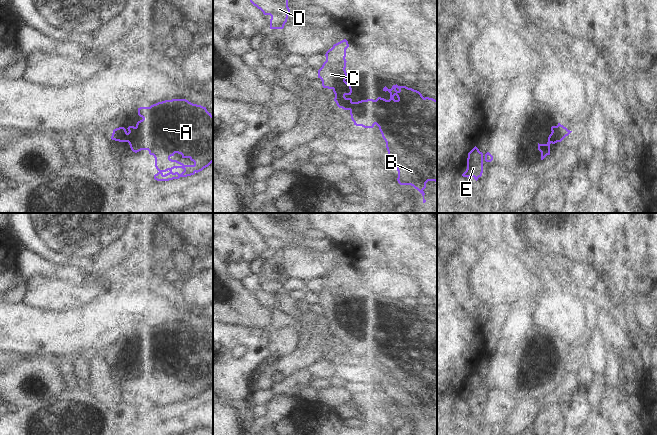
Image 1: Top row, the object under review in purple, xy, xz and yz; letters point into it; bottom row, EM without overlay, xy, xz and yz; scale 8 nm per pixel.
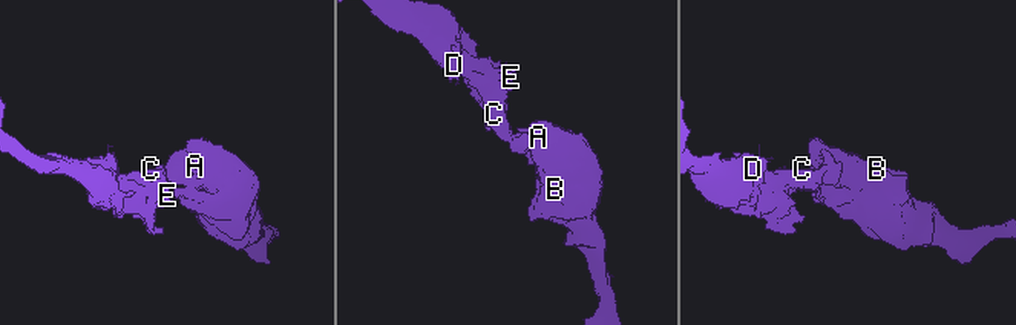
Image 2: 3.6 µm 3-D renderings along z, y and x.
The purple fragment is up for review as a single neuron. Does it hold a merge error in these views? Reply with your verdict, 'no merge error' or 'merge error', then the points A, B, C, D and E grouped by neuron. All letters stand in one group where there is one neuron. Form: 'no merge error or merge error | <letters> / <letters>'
no merge error | A B C D E

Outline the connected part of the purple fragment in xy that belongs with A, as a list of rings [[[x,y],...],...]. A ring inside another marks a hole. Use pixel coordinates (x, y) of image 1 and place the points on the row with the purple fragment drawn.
[[[172,99],[158,102],[150,107],[138,108],[138,115],[143,119],[136,126],[127,129],[119,127],[113,130],[111,139],[128,142],[133,152],[148,150],[155,158],[155,167],[159,171],[154,175],[157,181],[169,181],[194,175],[213,162],[213,116],[206,107],[193,104],[186,99]],[[175,153],[182,158],[189,158],[193,165],[172,160]]]

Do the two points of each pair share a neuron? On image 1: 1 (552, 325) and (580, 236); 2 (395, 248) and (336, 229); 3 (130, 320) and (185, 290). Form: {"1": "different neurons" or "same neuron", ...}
{"1": "different neurons", "2": "same neuron", "3": "different neurons"}

